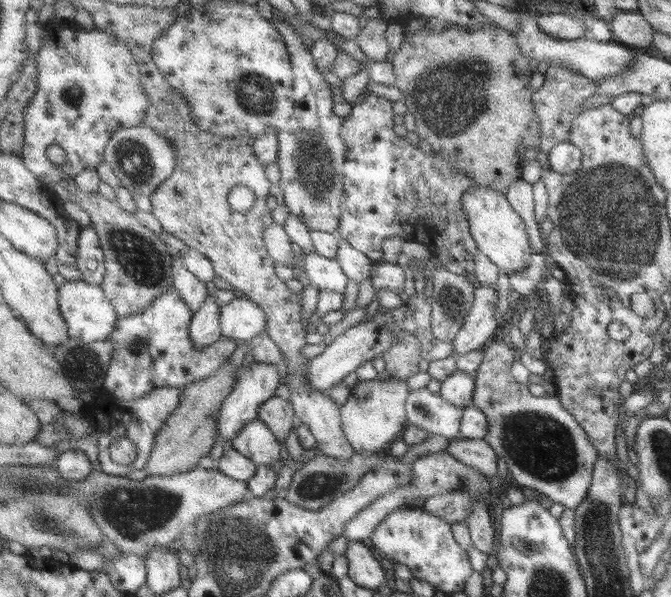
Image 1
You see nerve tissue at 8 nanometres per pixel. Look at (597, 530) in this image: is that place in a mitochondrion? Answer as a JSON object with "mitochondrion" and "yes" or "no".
{"mitochondrion":"yes"}

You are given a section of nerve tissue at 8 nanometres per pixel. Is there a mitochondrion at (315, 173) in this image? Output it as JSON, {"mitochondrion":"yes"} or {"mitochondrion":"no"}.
{"mitochondrion":"yes"}

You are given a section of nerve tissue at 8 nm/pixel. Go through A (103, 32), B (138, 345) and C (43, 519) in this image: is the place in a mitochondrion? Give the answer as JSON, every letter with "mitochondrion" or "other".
{"A":"other","B":"mitochondrion","C":"mitochondrion"}

